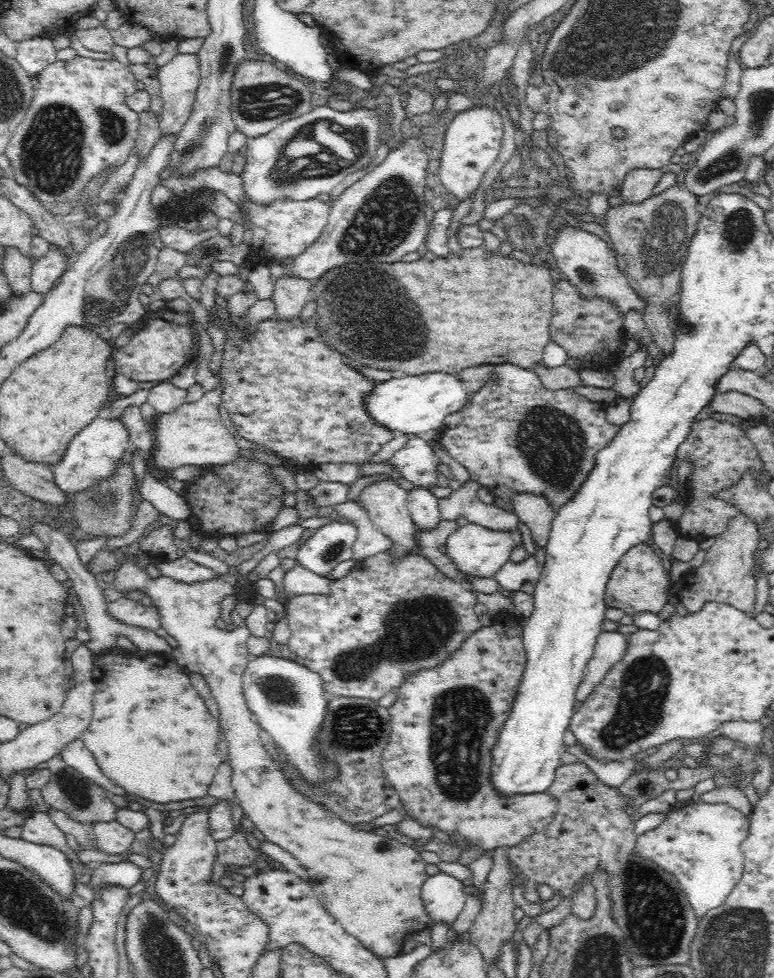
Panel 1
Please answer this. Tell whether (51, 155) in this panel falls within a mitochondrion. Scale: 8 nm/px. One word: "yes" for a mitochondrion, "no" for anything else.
yes

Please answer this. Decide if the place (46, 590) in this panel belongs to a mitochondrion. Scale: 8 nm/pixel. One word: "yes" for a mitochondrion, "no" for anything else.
no

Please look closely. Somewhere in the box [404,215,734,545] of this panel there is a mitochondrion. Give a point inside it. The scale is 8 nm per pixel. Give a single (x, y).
(557, 441)

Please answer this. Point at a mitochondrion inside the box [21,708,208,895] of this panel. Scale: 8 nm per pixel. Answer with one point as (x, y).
(78, 795)

